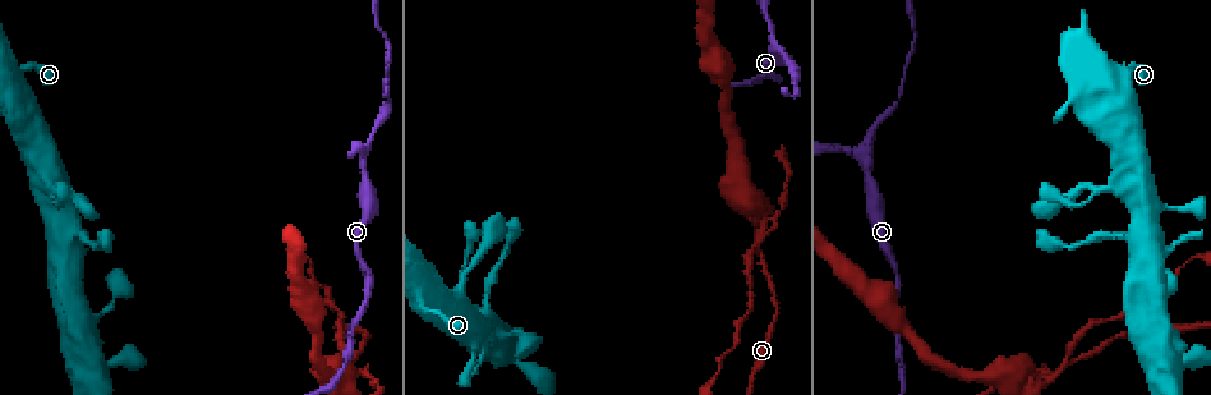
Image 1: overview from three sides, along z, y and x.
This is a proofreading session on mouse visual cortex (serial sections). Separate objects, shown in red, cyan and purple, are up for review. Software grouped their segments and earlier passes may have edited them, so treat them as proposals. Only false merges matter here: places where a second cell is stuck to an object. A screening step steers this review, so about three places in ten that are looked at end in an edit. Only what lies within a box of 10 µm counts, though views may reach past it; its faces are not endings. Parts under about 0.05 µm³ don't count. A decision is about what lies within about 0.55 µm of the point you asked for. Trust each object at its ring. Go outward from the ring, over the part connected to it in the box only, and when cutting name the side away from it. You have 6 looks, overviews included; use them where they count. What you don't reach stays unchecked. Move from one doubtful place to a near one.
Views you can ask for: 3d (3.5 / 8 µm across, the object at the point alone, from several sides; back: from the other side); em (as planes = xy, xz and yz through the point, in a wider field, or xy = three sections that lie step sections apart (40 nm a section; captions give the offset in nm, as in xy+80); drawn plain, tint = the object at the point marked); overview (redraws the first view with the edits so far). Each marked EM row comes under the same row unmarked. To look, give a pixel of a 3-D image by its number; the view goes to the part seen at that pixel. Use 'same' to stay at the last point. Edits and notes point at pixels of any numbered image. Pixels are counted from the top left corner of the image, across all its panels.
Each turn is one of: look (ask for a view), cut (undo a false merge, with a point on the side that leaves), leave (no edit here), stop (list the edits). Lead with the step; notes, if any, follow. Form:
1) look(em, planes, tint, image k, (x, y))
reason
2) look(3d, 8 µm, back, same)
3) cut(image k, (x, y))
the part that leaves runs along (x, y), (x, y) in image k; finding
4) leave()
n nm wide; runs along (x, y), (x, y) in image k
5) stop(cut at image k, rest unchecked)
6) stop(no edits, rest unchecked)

look(3d, 8 µm, image 1, (1090, 200))
narrows sharply

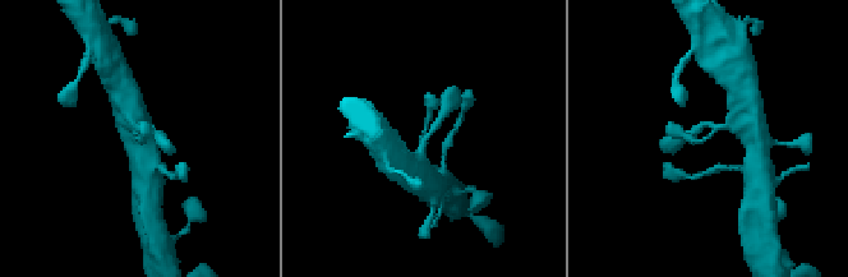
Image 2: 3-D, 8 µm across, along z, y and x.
look(em, xy, step 1, tint, same)
3 arms; arms of 250, 250, 300 nm

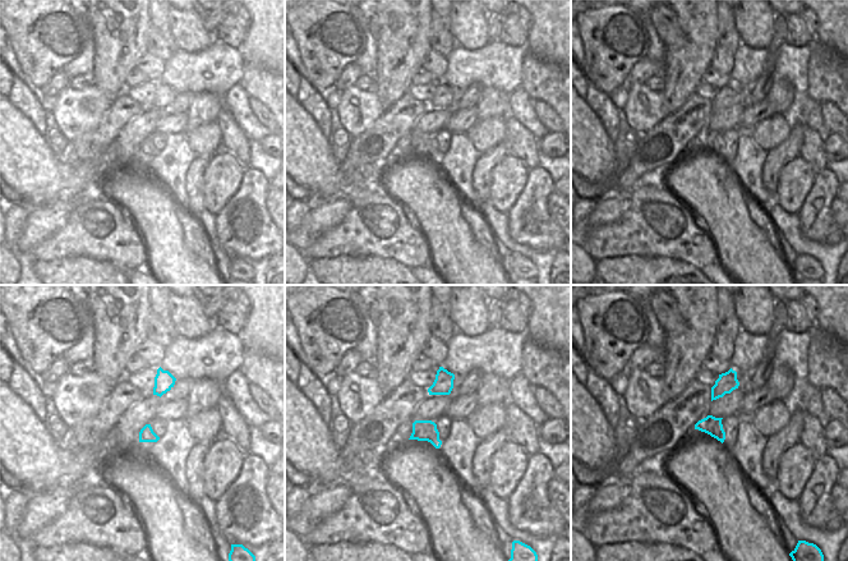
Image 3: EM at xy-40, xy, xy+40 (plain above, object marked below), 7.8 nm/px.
leave()
all the same cell

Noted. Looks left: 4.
look(3d, 3.5 µm, image 1, (353, 361))
four or more arms meet

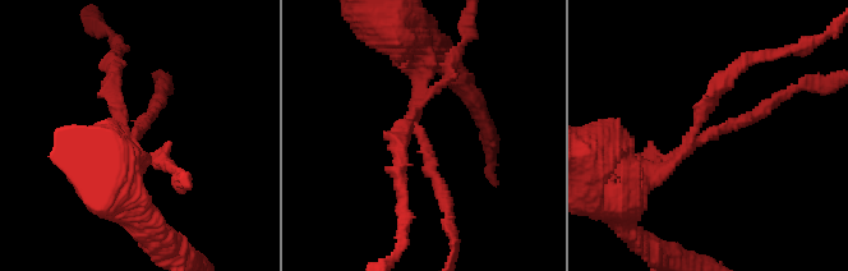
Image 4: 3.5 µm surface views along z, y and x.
look(em, xy, step 3, tint, image 4, (415, 123))

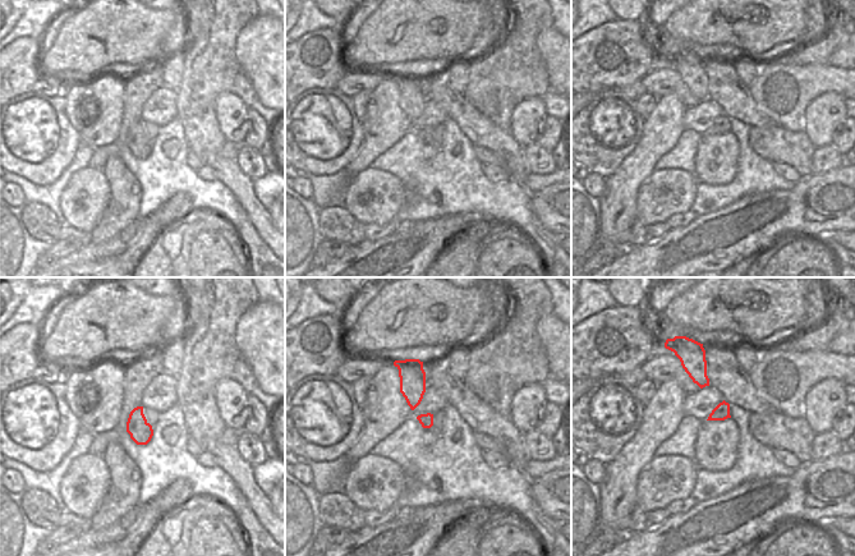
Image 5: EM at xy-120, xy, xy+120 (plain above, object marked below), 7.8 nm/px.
cut(image 4, (439, 45))
150 nm wide; the part that leaves runs along (415, 119), (415, 28) in image 4; a second cell is stuck on

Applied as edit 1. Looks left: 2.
stop(cut at image 4, rest unchecked)

